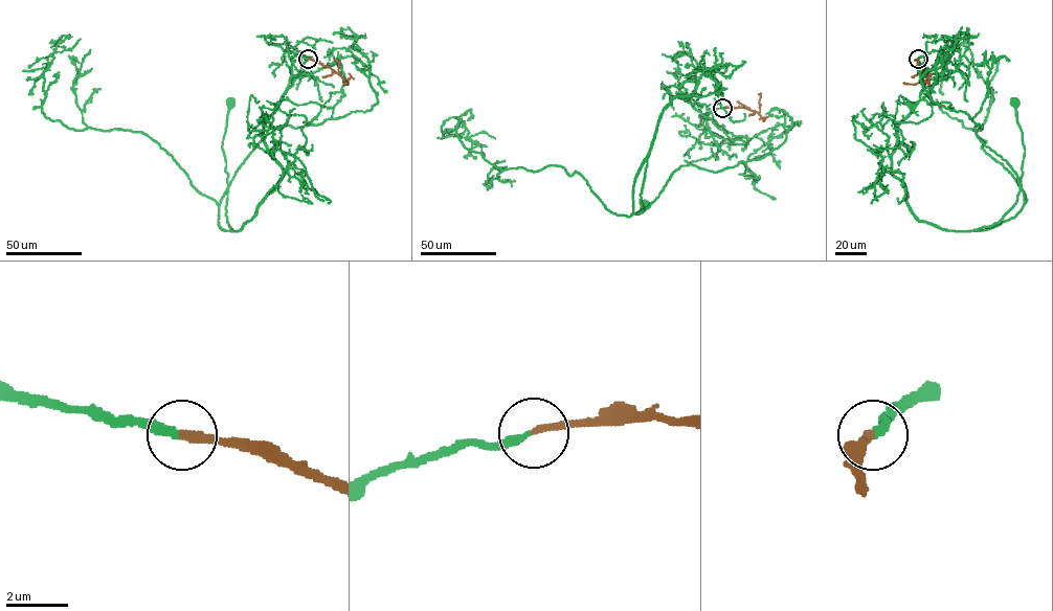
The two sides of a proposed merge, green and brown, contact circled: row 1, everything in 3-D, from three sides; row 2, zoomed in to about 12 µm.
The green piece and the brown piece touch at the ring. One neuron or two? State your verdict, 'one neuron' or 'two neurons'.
one neuron

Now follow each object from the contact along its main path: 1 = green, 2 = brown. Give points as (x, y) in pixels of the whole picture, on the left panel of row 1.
1: (307, 59), (292, 57), (288, 89), (263, 126), (282, 179), (237, 231), (226, 215), (222, 144), (230, 104)
2: (307, 59), (328, 66), (345, 84)

